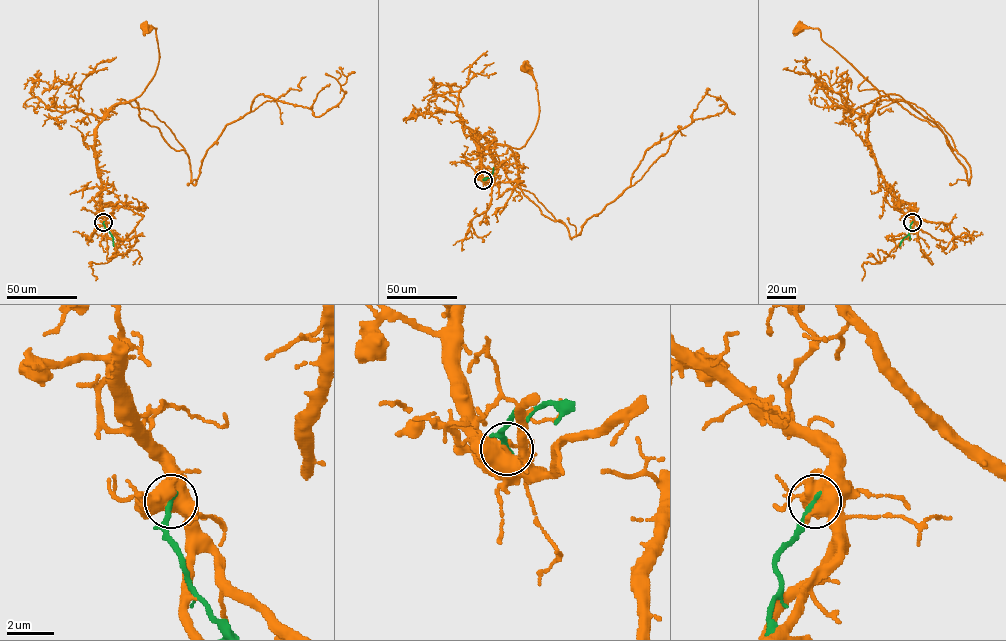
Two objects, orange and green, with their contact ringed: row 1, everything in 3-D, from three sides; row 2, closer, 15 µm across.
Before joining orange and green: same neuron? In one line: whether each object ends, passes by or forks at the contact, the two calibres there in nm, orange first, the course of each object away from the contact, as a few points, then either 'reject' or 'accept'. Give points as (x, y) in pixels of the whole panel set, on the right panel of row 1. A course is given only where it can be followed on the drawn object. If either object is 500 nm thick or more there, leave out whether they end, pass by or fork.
orange forks | green ends | 480/240 nm | orange via (912, 222), (898, 208), (868, 140), (868, 116), (880, 100), (878, 90), (822, 39), (817, 28), (800, 26) | green via (912, 222), (899, 246) | reject

